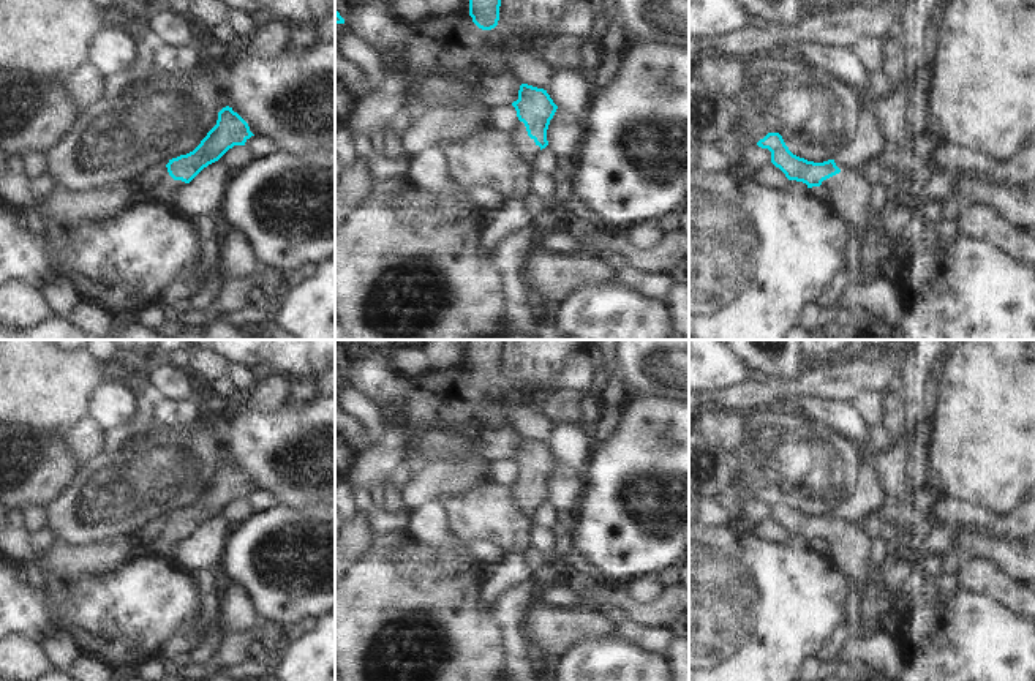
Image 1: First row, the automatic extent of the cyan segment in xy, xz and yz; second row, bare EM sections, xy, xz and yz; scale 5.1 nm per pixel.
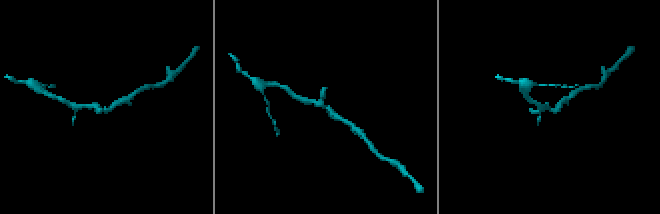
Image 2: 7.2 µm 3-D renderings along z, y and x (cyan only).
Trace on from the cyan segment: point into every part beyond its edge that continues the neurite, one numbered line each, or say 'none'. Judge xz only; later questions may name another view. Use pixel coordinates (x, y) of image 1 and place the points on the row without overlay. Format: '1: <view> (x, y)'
1: xz (526, 503)

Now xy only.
1: xy (168, 538)

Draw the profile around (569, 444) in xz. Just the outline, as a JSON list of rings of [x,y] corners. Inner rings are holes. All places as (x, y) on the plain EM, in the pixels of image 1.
[[[551,422],[545,444],[558,461],[578,474],[583,474],[594,450],[589,435],[577,422]]]

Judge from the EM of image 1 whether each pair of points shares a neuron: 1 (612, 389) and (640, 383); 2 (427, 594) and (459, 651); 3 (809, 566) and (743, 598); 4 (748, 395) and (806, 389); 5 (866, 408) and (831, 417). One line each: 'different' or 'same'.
1: different
2: same
3: same
4: same
5: different

